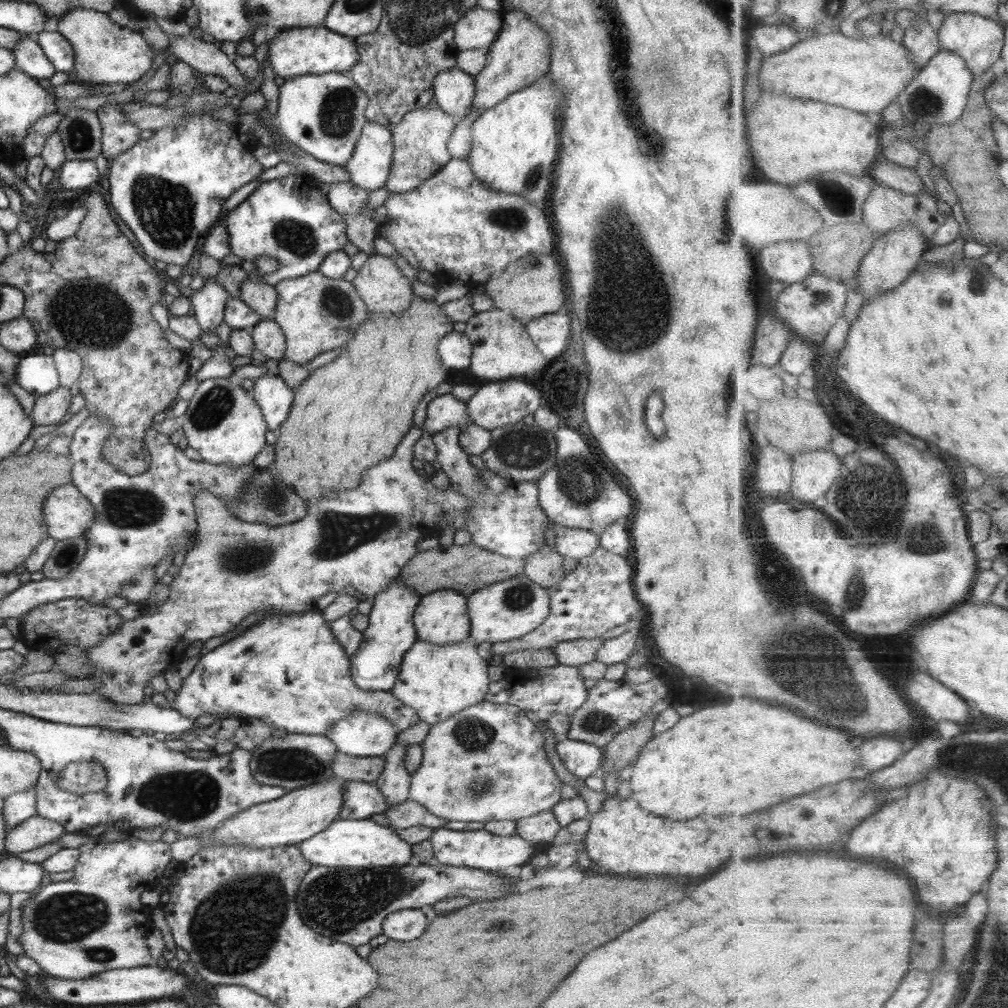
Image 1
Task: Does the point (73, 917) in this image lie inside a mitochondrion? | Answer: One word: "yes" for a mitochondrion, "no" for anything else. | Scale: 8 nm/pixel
yes

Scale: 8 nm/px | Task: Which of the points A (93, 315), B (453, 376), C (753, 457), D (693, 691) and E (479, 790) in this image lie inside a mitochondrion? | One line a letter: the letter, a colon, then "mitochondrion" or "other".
A: mitochondrion
B: other
C: other
D: mitochondrion
E: mitochondrion

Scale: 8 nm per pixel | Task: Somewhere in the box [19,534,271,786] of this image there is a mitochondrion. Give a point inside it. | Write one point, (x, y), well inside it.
(66, 557)

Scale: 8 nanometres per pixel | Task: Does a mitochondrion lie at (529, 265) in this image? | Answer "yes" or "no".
yes

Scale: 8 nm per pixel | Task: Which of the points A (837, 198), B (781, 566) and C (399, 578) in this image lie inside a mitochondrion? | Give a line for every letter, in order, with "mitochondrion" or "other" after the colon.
A: mitochondrion
B: mitochondrion
C: other

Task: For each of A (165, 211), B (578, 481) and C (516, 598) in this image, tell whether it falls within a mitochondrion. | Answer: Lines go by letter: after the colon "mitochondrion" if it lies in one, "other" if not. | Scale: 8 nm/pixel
A: mitochondrion
B: mitochondrion
C: mitochondrion

